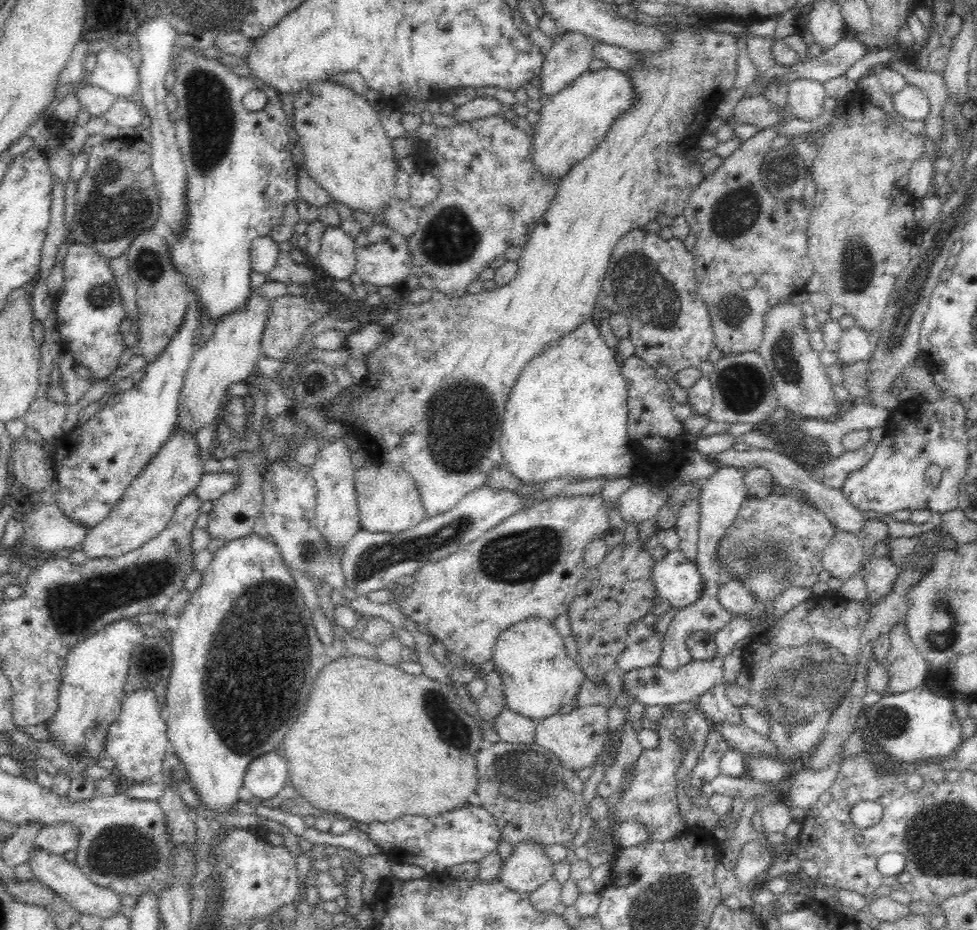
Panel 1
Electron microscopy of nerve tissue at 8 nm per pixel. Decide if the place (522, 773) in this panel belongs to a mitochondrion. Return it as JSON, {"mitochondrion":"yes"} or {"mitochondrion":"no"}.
{"mitochondrion":"yes"}

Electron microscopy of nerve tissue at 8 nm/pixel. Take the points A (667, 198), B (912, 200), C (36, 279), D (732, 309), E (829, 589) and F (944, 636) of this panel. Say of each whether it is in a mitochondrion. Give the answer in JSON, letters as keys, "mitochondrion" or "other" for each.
{"A":"other","B":"other","C":"other","D":"mitochondrion","E":"other","F":"mitochondrion"}

